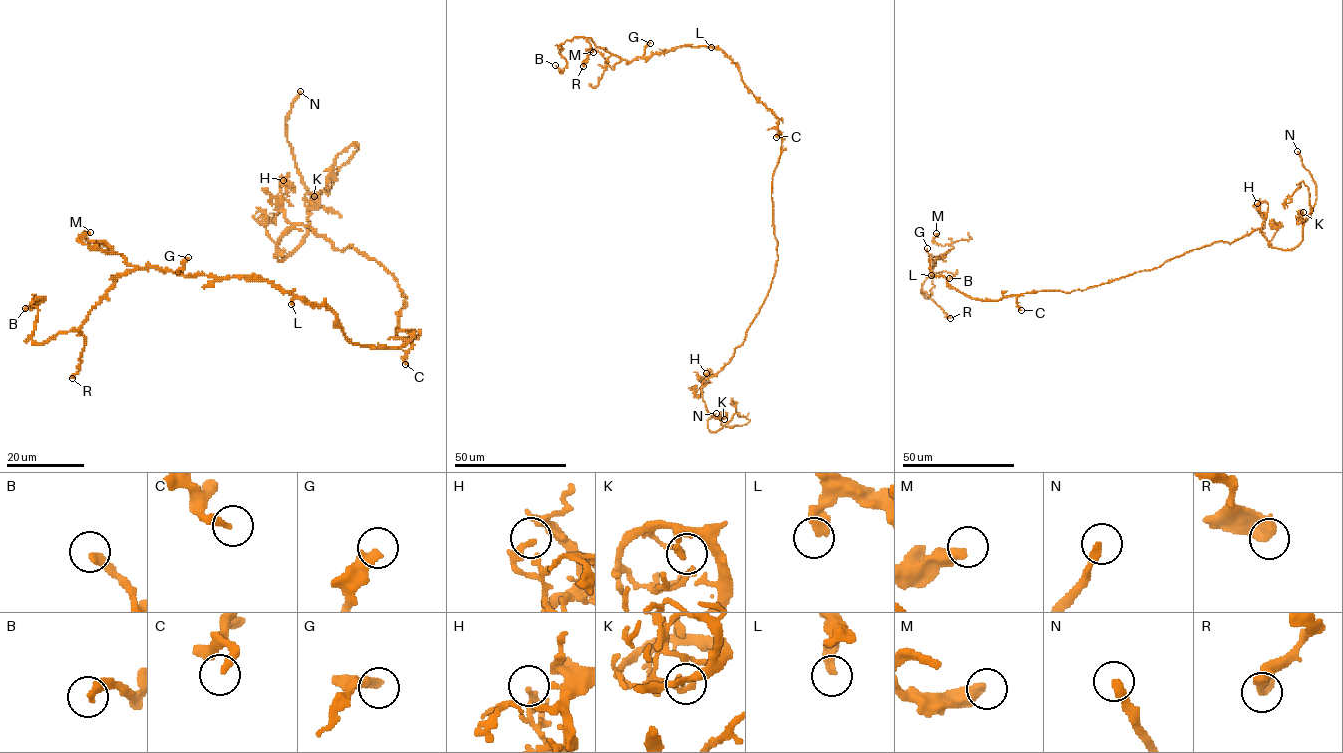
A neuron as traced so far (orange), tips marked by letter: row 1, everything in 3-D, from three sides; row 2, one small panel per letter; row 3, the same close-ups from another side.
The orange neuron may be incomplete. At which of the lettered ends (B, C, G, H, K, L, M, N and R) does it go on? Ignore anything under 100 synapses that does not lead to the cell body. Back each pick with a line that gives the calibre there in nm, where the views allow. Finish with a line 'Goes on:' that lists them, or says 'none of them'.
N: 300 nm
Goes on: N

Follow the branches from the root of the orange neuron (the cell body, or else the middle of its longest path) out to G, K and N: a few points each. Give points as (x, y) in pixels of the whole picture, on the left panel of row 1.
G: (398, 332), (413, 336), (399, 347), (354, 344), (326, 307), (312, 306), (256, 276), (179, 275), (188, 257)
K: (398, 332), (406, 297), (352, 246), (336, 249), (293, 225), (275, 257), (301, 242), (314, 196)
N: (398, 332), (406, 297), (352, 246), (293, 225), (275, 257), (309, 226), (312, 196), (286, 124), (300, 91)

